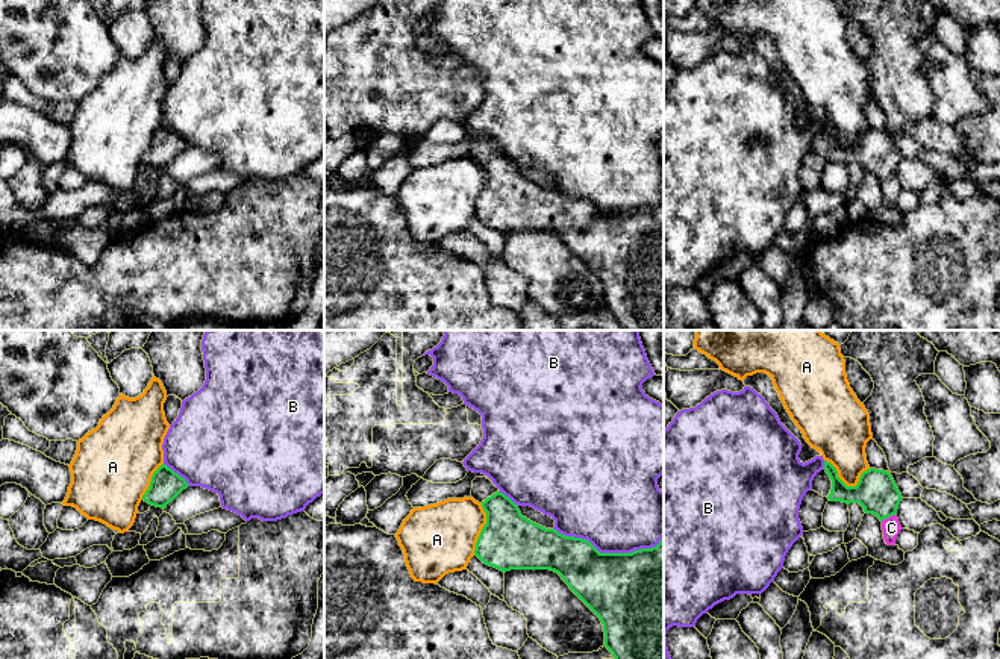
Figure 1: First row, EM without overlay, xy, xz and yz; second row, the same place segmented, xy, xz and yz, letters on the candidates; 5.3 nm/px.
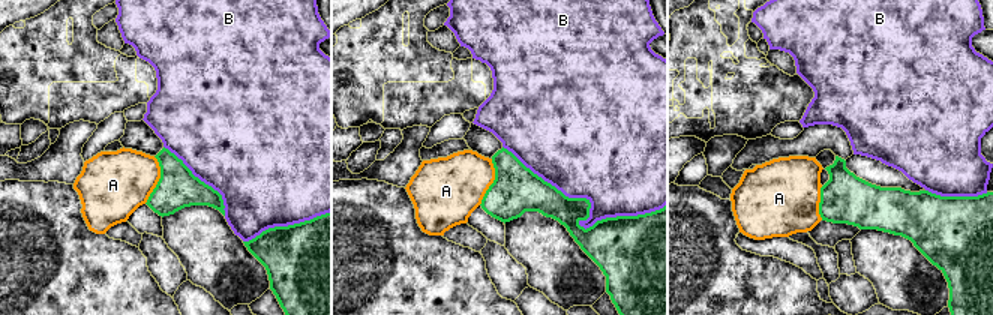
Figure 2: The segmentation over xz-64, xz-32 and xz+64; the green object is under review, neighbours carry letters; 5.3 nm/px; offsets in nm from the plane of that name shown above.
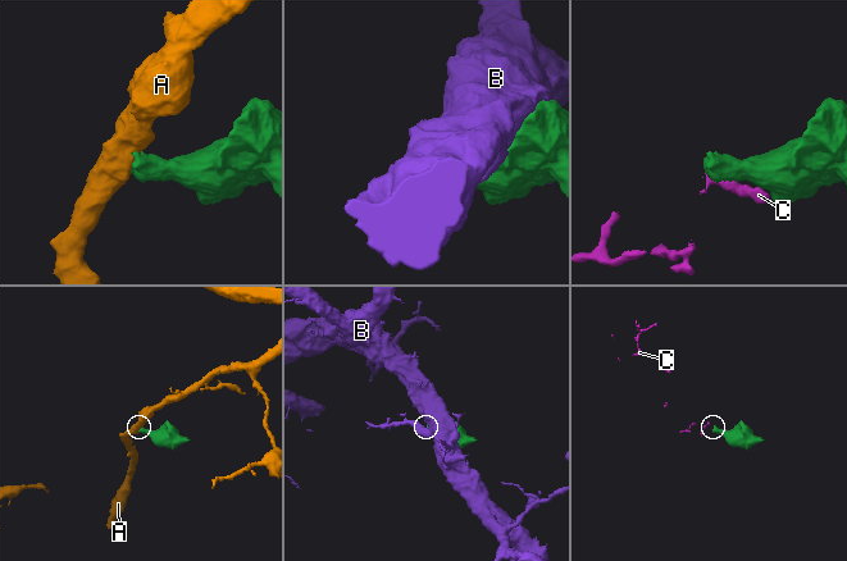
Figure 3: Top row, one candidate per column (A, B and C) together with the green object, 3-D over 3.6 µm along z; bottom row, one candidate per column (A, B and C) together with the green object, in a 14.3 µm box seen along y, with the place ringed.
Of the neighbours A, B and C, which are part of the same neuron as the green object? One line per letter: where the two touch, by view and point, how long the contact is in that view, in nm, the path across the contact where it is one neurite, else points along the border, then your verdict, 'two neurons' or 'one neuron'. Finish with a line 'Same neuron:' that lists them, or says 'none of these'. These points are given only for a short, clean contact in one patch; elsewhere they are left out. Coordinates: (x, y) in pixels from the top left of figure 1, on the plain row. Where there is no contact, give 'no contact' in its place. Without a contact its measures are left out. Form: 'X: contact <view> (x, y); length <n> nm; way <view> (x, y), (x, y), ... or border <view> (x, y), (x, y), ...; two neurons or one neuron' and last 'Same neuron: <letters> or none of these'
A: contact yz (846, 146); length 260 nm; border yz (824, 120), (847, 146), (855, 146), (858, 138), (870, 129); two neurons
B: contact xz (608, 214); length 600 nm; two neurons
C: contact yz (888, 178); length 80 nm; border yz (894, 174), (882, 182); two neurons
Same neuron: none of these

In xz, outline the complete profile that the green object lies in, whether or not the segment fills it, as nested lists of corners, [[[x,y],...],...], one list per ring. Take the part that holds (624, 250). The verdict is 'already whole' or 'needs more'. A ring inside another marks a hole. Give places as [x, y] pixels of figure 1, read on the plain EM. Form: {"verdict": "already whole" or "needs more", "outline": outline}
{"verdict": "needs more", "outline": [[[486,138],[473,141],[471,158],[486,173],[474,217],[503,233],[550,230],[600,279],[605,308],[626,330],[664,330],[664,197],[656,208],[600,214],[588,200],[565,197],[521,176],[518,167]]]}

